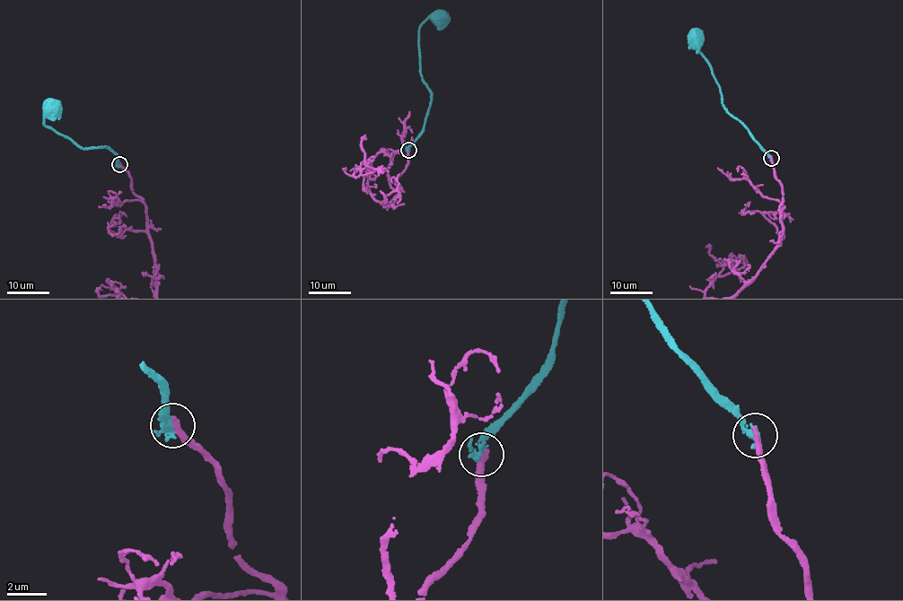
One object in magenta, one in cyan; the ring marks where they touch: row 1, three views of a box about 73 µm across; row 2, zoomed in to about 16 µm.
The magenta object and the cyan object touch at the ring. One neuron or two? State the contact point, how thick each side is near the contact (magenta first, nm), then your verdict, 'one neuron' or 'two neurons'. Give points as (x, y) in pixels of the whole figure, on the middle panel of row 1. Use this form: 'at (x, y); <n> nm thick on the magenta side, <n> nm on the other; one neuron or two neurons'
at (408, 150); 320 nm thick on the magenta side, 360 nm on the other; two neurons

